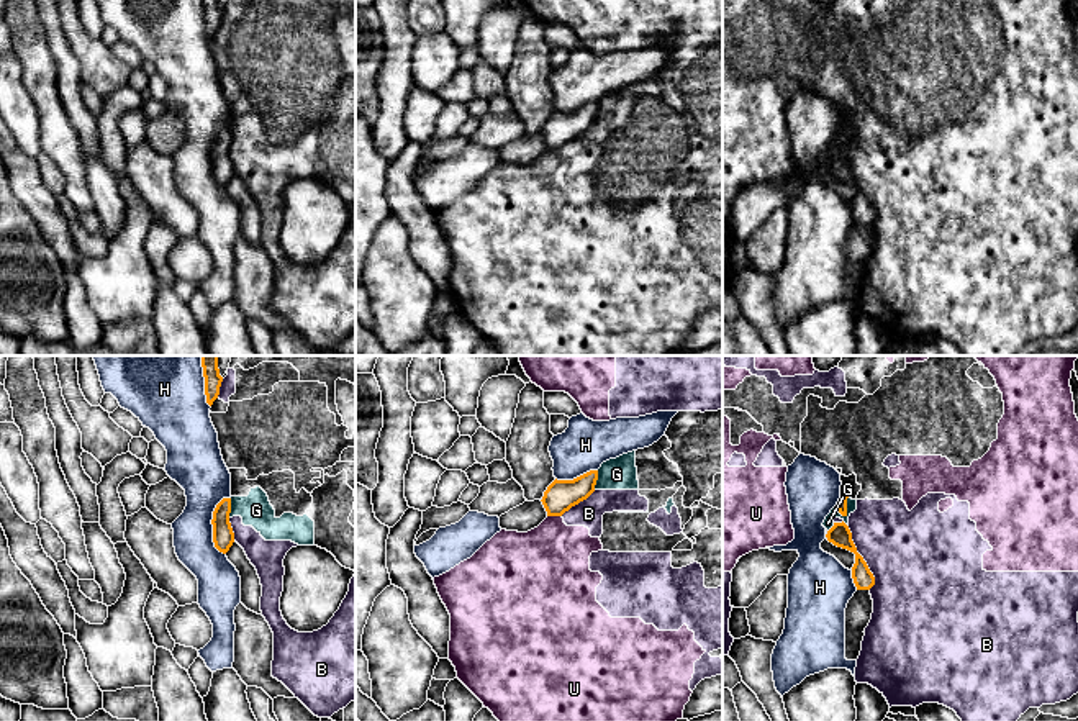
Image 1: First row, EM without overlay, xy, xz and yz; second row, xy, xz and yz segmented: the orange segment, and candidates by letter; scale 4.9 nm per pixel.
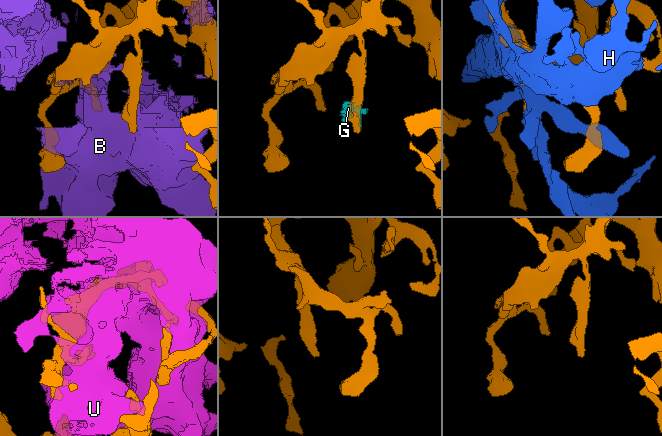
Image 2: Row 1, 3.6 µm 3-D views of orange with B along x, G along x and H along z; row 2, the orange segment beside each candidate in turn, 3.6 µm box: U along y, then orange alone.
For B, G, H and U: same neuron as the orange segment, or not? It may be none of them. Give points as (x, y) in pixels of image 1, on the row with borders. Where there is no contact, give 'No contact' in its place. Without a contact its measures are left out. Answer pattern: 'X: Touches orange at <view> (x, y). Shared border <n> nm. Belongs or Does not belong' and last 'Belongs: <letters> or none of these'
B: Touches orange at yz (862, 557). Shared border 340 nm. Does not belong
G: Touches orange at yz (846, 507). Shared border 110 nm. Does not belong
H: Touches orange at xy (212, 523). Shared border 280 nm. Does not belong
U: Touches orange at xz (554, 515). Shared border 70 nm. Does not belong
Belongs: none of these

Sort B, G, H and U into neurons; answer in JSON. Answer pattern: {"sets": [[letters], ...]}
{"sets": [["B", "G", "U"], ["H"]]}

